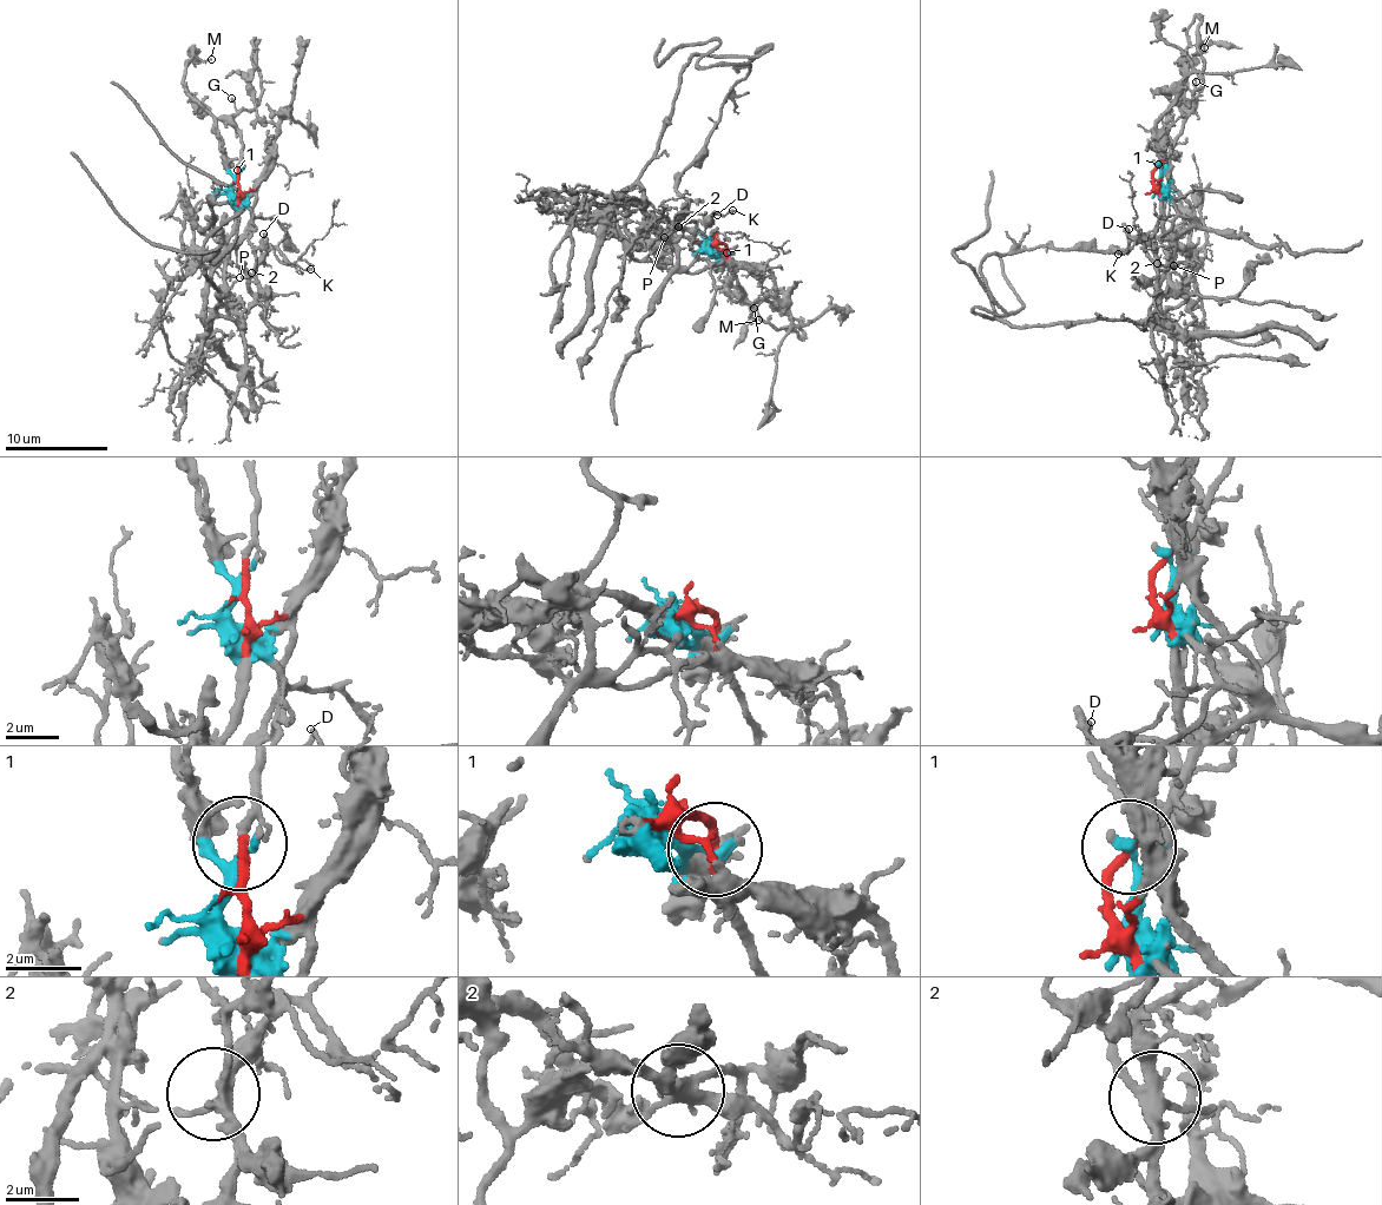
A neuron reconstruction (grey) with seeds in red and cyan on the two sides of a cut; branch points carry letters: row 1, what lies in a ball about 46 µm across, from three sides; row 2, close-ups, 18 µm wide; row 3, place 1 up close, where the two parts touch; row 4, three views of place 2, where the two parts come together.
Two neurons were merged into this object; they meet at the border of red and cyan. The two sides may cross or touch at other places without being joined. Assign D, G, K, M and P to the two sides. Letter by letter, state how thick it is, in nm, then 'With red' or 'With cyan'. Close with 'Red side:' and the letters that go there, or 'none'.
D: Thickness 140 nm. With cyan
G: Thickness 140 nm. With red
K: Thickness 160 nm. With cyan
M: Thickness 120 nm. With cyan
P: Thickness 120 nm. With cyan
Red side: G

